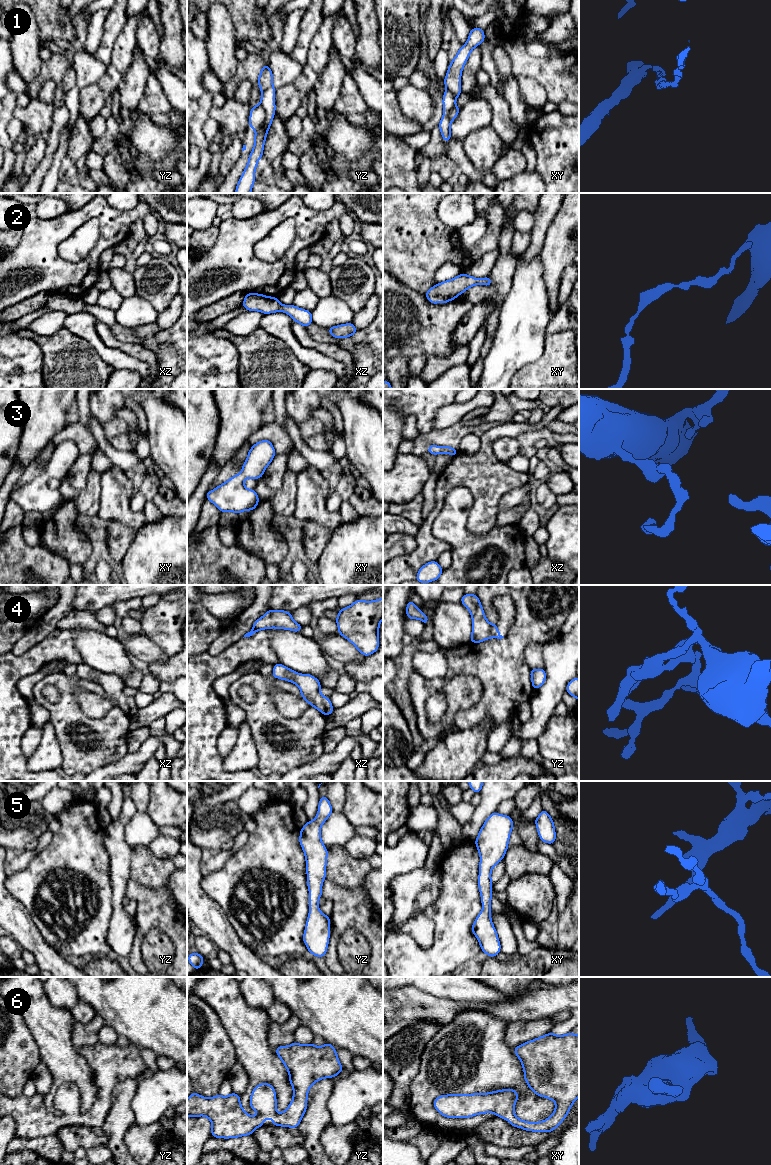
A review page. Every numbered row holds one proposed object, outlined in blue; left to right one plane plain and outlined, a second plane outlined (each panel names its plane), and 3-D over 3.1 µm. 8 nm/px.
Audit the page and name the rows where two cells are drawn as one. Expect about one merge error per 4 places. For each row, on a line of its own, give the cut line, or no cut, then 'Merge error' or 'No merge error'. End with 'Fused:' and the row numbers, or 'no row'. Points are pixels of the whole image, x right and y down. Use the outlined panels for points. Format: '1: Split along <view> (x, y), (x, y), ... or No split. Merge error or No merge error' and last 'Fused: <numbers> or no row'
1: Split along yz (260, 102), (265, 119), (255, 130). Merge error
2: No split. No merge error
3: No split. No merge error
4: No split. No merge error
5: No split. No merge error
6: No split. No merge error
Fused: 1

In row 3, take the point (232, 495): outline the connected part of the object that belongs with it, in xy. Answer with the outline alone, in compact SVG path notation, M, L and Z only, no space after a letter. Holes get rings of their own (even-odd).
M261 440L251 447L245 460L242 471L214 490L206 493L220 512L234 512L239 514L245 510L253 511L259 503L255 490L244 486L246 478L262 478L267 466L271 463L276 452L269 440Z

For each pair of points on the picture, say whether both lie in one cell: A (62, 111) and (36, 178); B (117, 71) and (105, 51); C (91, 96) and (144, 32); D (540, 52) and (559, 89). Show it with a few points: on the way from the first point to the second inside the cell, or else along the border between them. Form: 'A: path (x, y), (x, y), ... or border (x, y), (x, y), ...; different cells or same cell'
A: path (56, 128), (47, 161); same cell
B: border (117, 38), (111, 62), (107, 67); different cells
C: border (140, 18), (137, 24), (136, 44); different cells
D: border (549, 50), (543, 57), (533, 57), (528, 53); different cells

